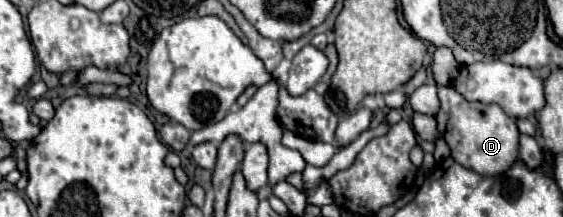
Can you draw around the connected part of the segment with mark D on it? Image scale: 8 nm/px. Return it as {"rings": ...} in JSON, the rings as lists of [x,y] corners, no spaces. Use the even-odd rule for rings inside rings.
{"rings":[[[438,86],[440,110],[436,114],[438,132],[450,146],[452,158],[482,176],[506,172],[518,160],[518,128],[516,120],[506,116],[498,104],[482,104],[464,100],[452,86]]]}

